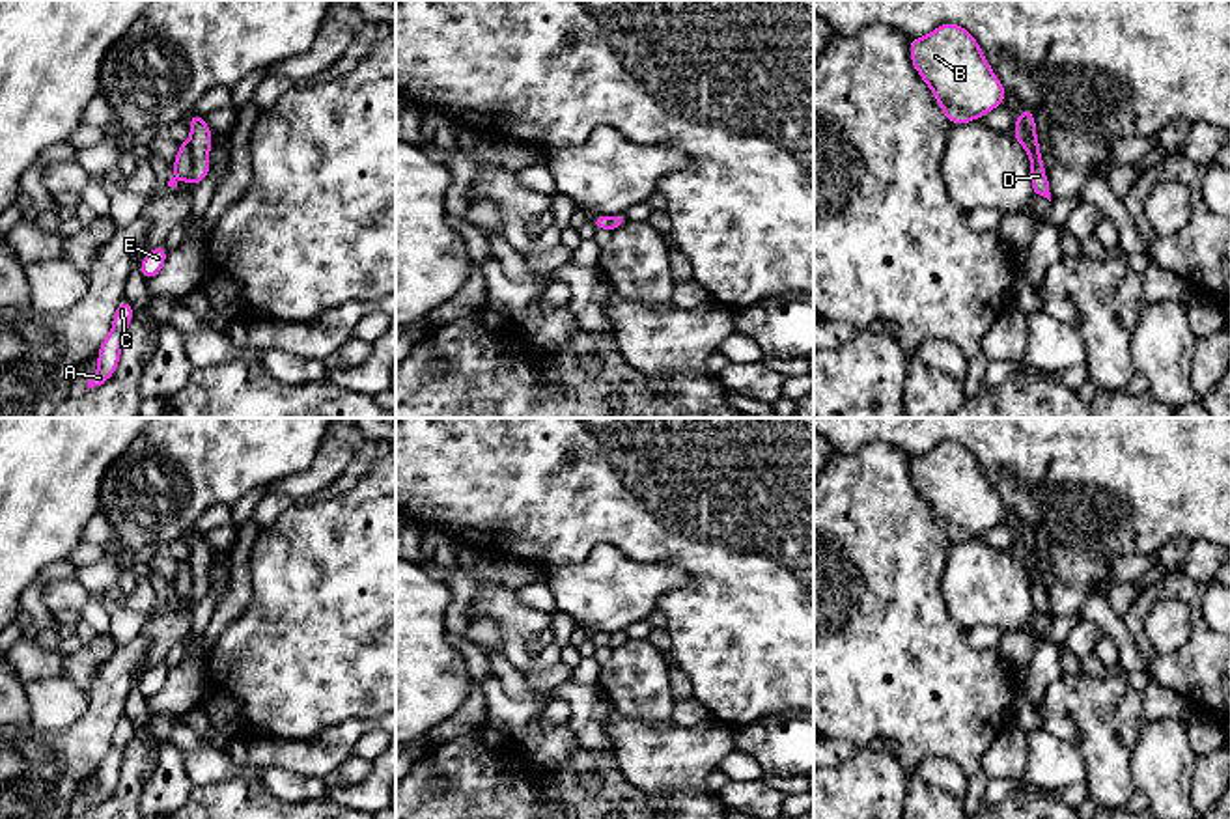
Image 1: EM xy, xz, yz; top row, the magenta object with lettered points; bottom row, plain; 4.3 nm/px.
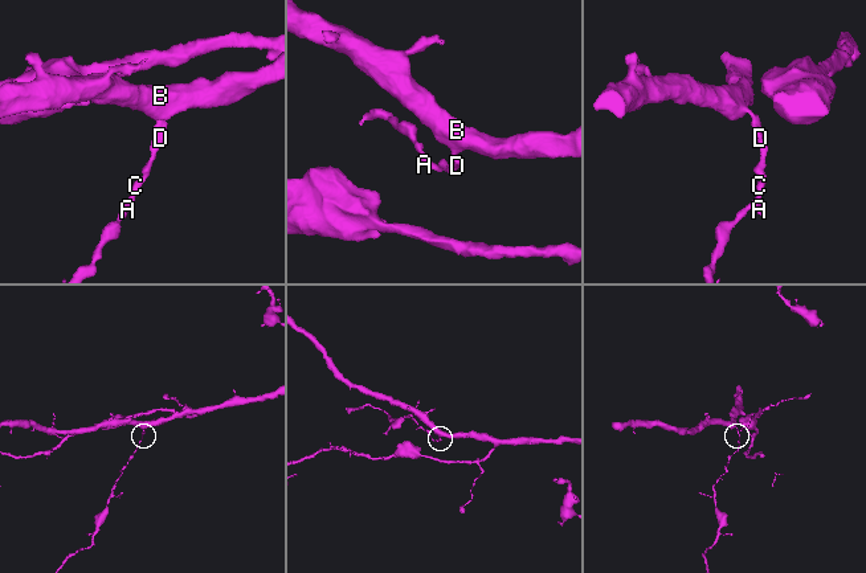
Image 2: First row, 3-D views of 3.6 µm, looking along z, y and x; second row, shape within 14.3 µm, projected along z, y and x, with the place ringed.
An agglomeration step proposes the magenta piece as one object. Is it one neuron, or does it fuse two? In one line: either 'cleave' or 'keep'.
cleave

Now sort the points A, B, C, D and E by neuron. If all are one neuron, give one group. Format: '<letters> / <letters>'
A C D E / B

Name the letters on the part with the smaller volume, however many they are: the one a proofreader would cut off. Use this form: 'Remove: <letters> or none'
Remove: A, C, D, E

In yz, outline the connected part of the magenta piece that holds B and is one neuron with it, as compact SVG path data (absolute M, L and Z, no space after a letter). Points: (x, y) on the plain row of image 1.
M957 440L909 455L909 476L950 543L980 537L1008 513L978 459Z

